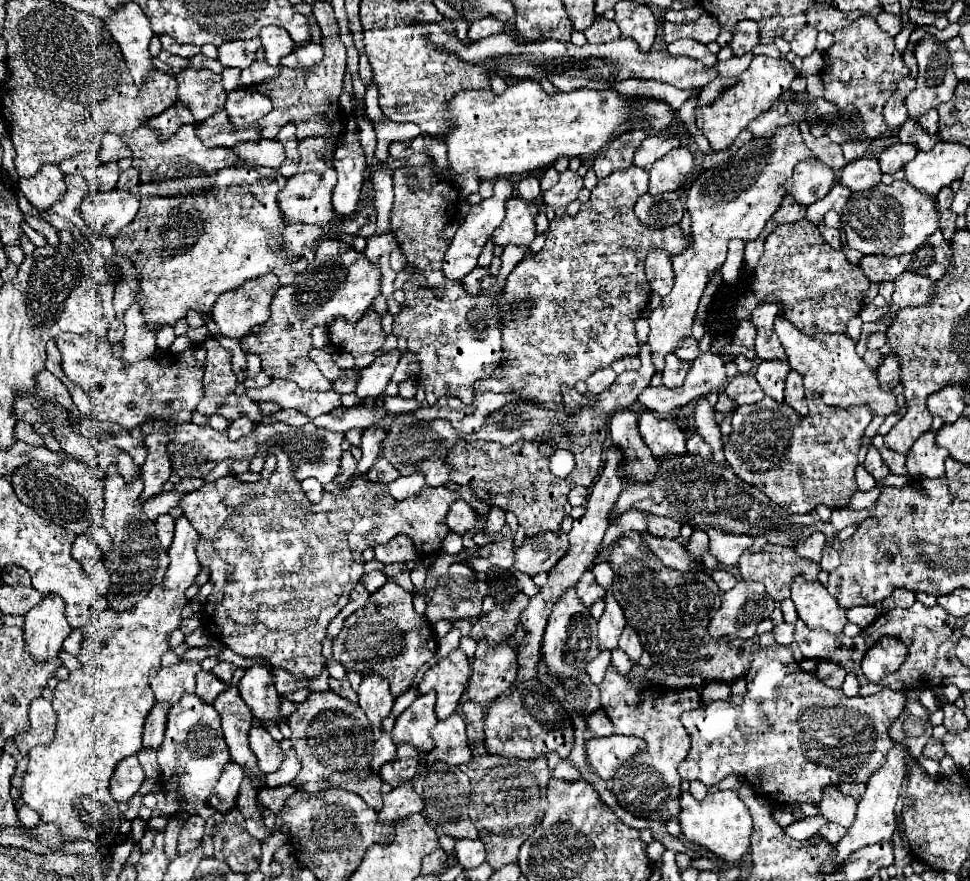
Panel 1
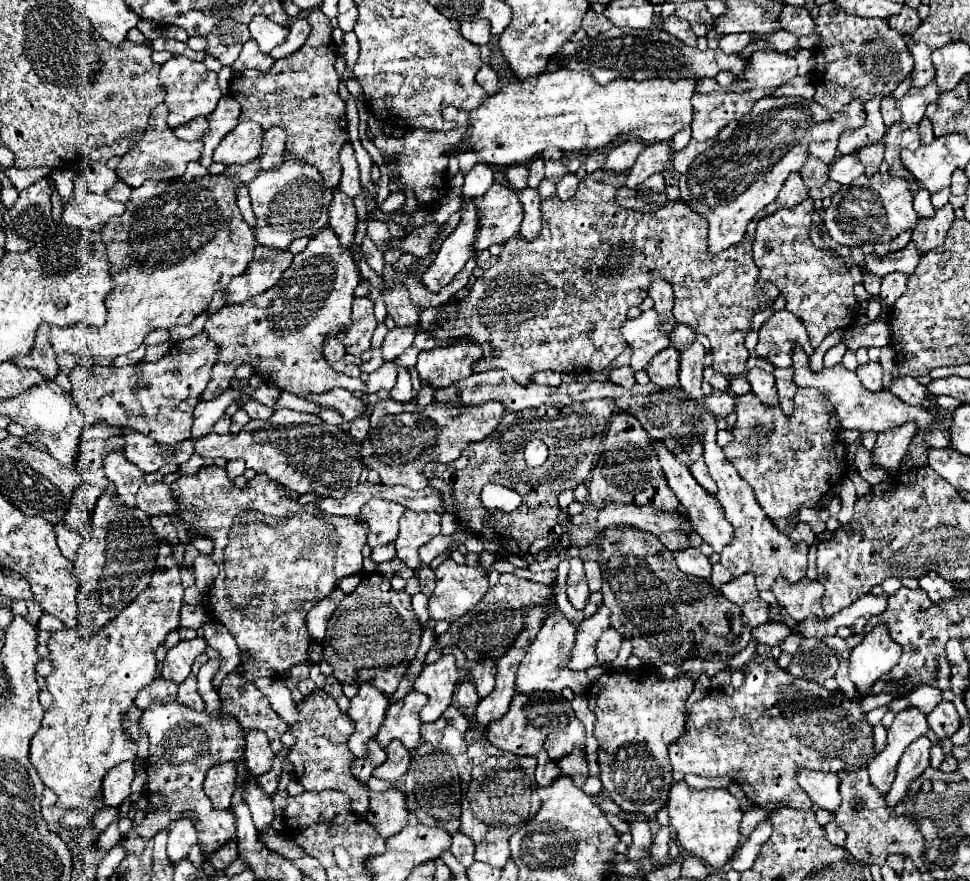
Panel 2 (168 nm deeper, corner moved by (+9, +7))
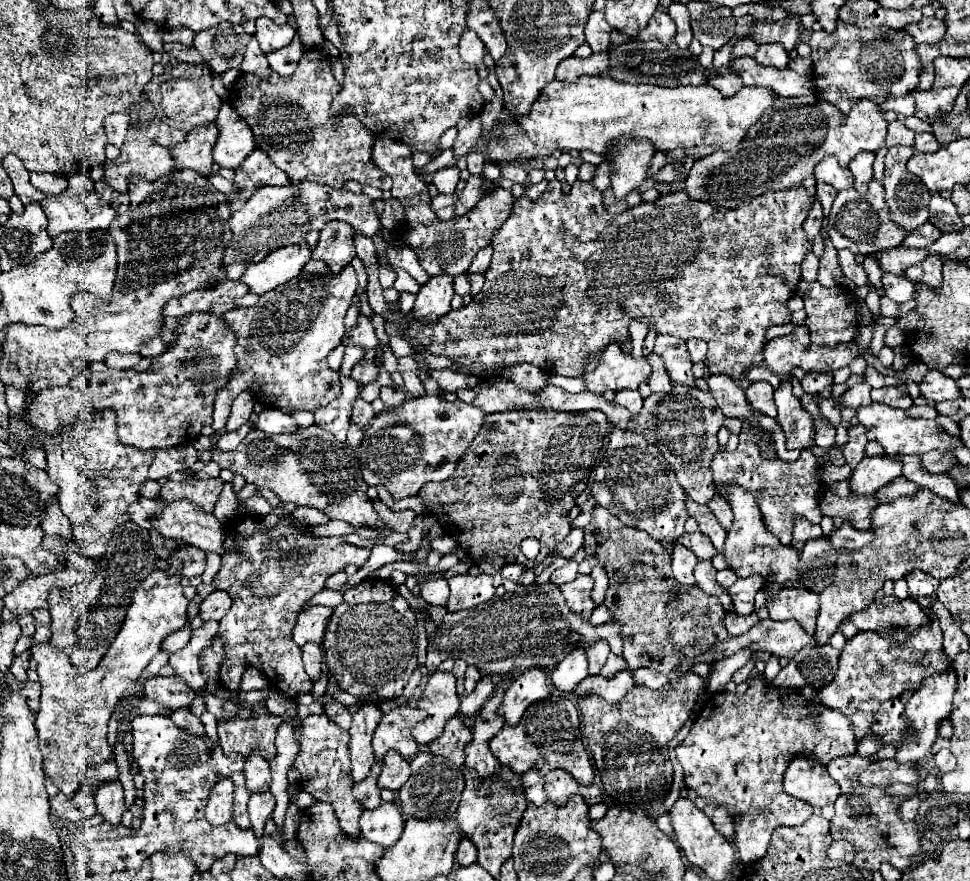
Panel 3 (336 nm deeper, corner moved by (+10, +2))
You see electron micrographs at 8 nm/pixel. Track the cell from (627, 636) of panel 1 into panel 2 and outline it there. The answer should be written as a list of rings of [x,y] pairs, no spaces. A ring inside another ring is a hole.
[[[609,628],[603,632],[603,636],[597,642],[597,660],[599,664],[605,660],[615,660],[621,648],[621,634],[615,628]]]

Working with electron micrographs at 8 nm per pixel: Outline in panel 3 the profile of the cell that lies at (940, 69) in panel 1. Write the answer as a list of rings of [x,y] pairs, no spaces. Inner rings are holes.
[[[902,145],[890,147],[886,153],[886,173],[882,179],[882,185],[886,189],[886,205],[888,205],[890,217],[896,225],[904,227],[906,233],[910,233],[912,229],[916,229],[928,221],[928,203],[930,203],[930,195],[932,195],[928,191],[928,187],[920,181],[920,177],[912,175],[906,169],[906,163],[912,155],[914,155],[912,147],[902,147]]]

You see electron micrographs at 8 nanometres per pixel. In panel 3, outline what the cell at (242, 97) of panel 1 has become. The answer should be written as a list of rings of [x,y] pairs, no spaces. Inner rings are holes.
[[[200,125],[188,131],[186,141],[180,145],[172,145],[170,151],[176,161],[176,169],[192,169],[198,175],[206,177],[212,171],[212,147],[216,143],[218,129],[216,125]]]

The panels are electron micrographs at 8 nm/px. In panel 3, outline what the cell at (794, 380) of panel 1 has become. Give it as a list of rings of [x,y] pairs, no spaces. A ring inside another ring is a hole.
[[[784,381],[774,391],[778,423],[784,429],[786,449],[806,449],[814,445],[814,417],[792,395],[792,385]]]

